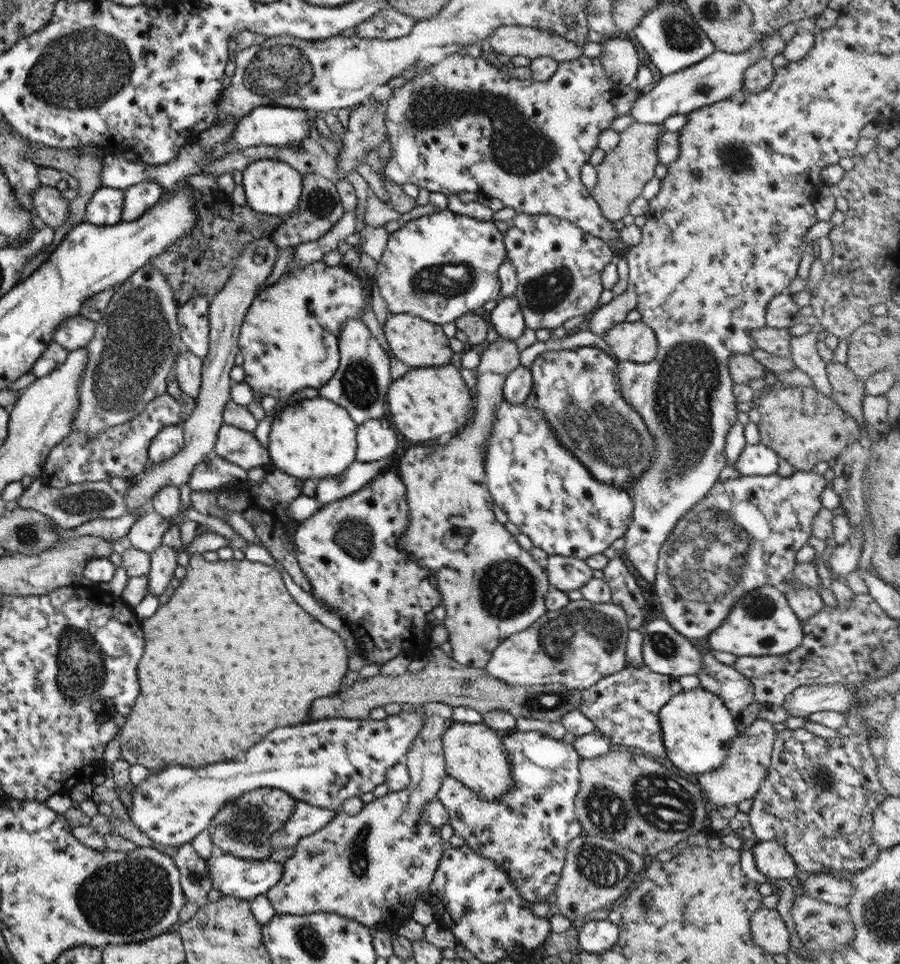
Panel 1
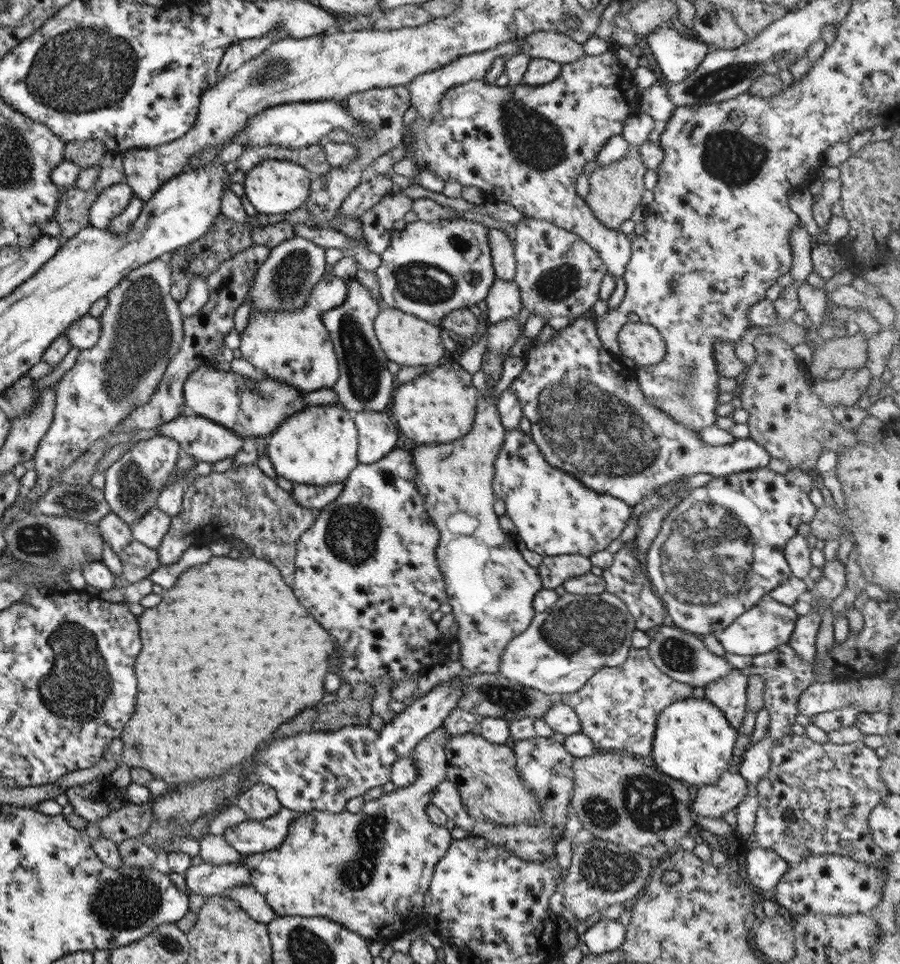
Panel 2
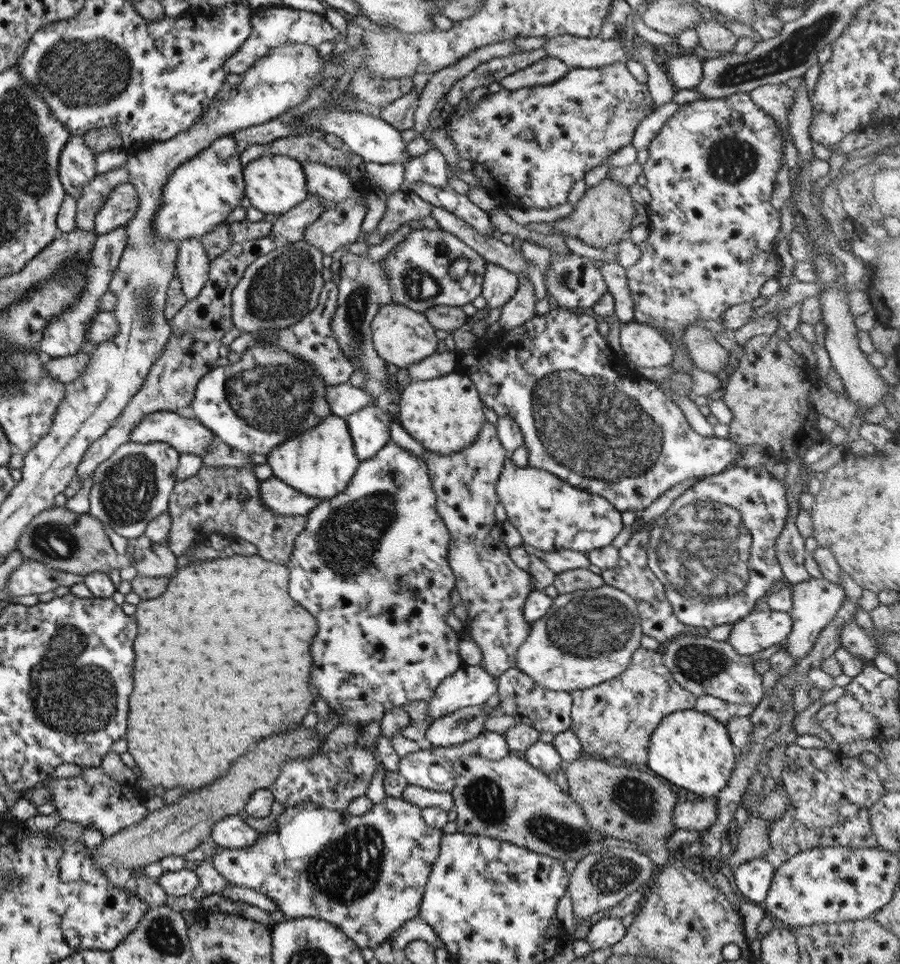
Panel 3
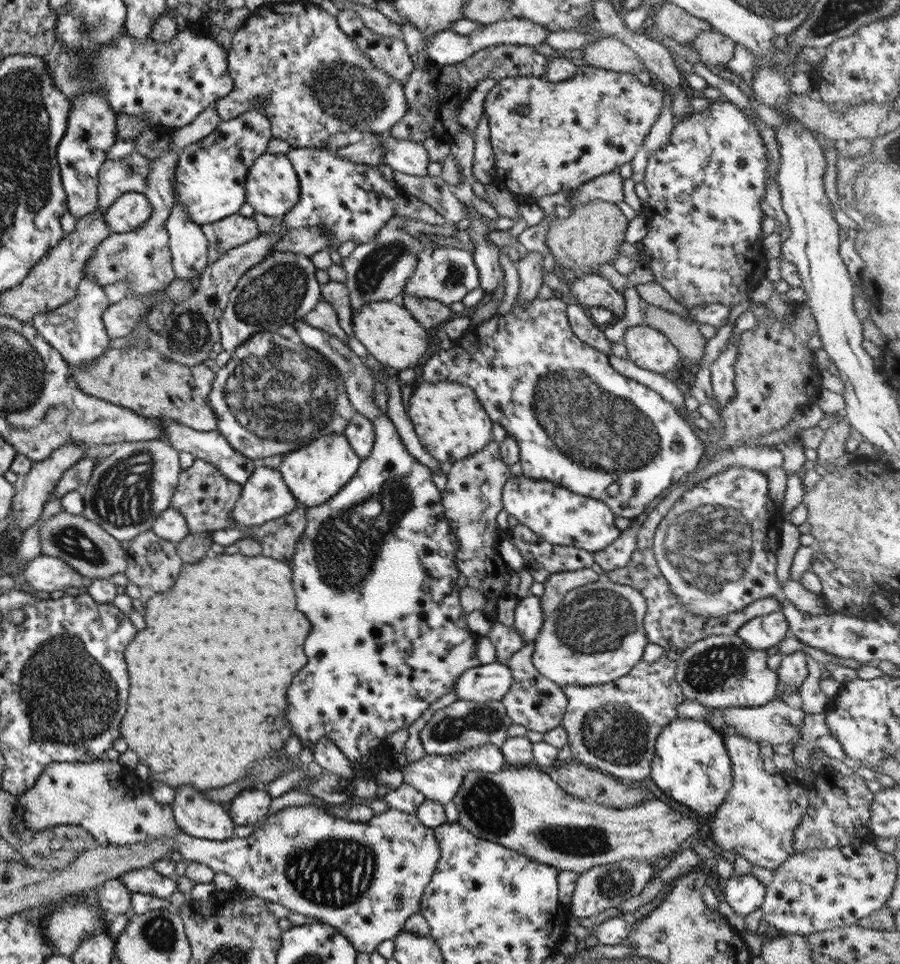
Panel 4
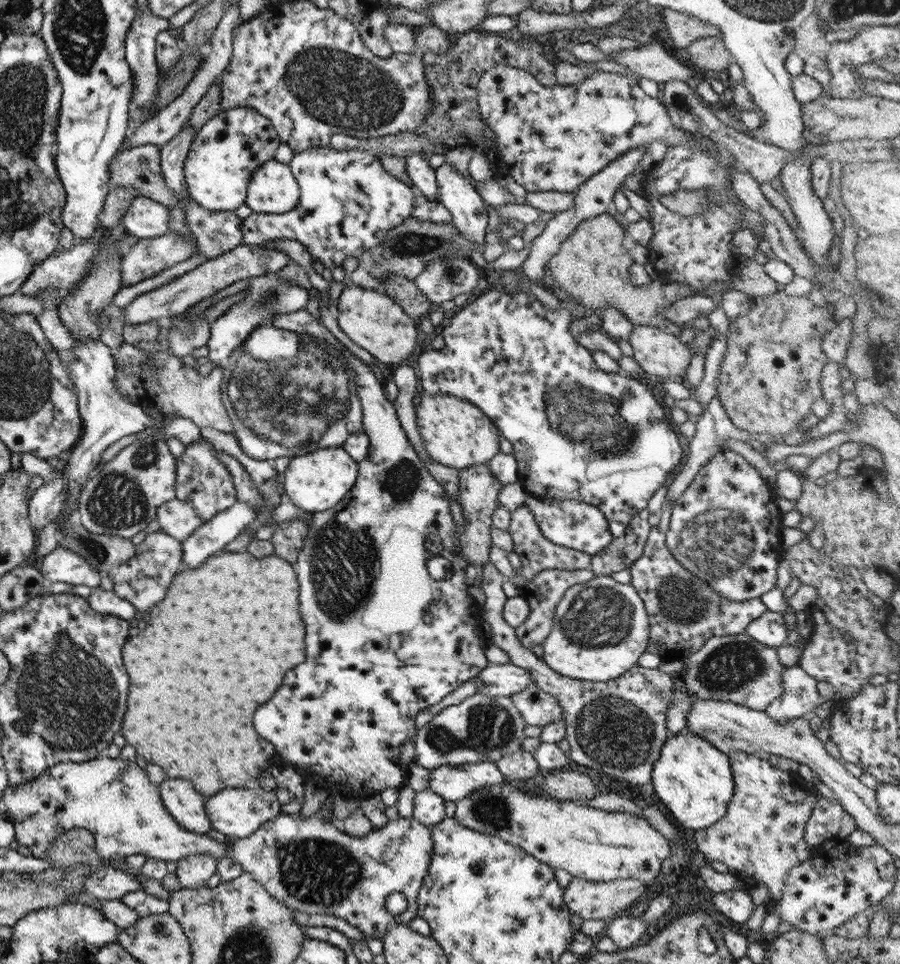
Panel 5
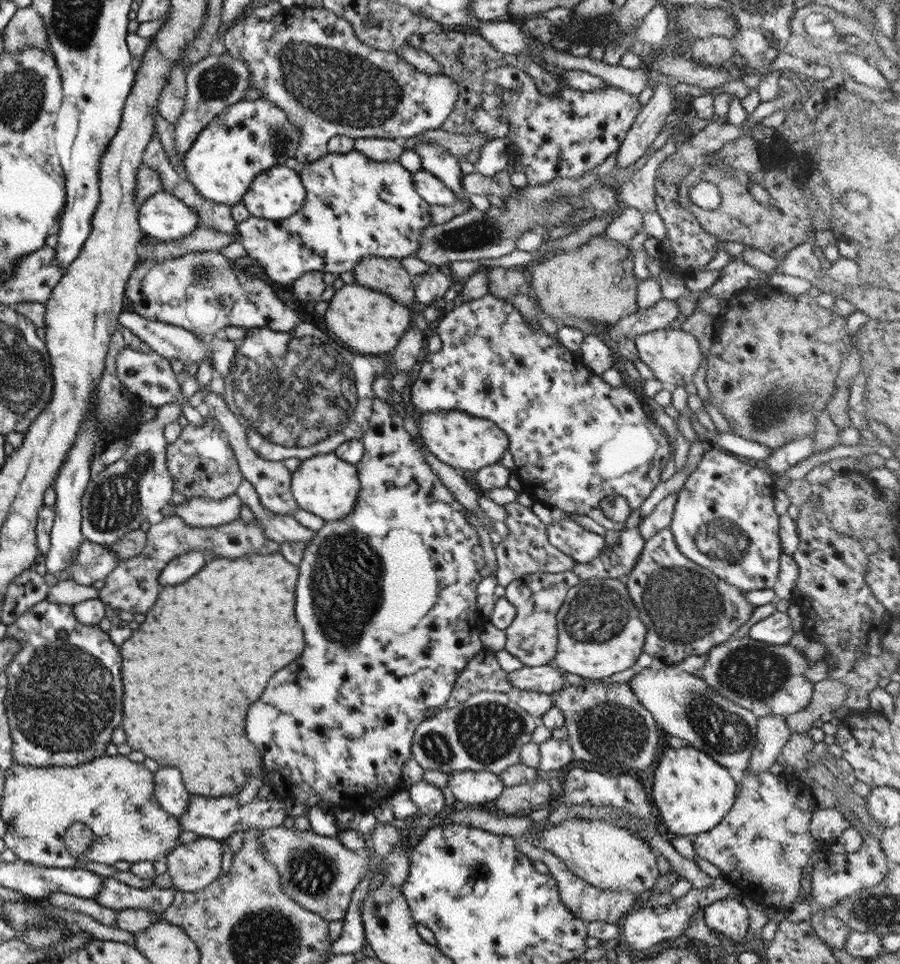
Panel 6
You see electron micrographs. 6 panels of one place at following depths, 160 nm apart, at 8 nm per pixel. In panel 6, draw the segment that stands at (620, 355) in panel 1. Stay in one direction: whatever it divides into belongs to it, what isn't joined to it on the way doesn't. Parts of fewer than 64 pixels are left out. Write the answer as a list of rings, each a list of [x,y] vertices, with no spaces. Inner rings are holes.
[[[655,329],[640,334],[634,338],[634,347],[638,352],[638,358],[651,370],[655,379],[661,383],[674,384],[676,387],[683,387],[692,382],[693,374],[697,372],[701,362],[702,353],[695,337],[682,329]]]

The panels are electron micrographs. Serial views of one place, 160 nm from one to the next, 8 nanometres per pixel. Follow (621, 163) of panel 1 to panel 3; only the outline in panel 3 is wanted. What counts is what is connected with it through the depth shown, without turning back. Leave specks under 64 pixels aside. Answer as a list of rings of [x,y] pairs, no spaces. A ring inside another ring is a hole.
[[[606,177],[601,183],[587,187],[583,197],[577,200],[573,212],[569,216],[553,220],[552,227],[554,230],[561,231],[560,234],[563,236],[578,238],[585,246],[601,249],[614,248],[619,240],[625,238],[631,220],[636,216],[633,207],[635,203],[628,190],[629,188]]]

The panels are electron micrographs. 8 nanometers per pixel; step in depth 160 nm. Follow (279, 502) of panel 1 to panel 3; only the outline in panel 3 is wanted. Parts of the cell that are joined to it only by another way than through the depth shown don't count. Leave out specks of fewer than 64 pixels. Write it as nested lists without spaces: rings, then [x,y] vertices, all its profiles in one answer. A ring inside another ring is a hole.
[[[215,466],[201,468],[189,478],[178,480],[172,488],[168,498],[166,512],[170,514],[171,522],[168,537],[165,540],[169,550],[177,557],[199,536],[195,534],[210,534],[211,532],[223,534],[233,534],[236,538],[247,540],[257,548],[257,554],[268,561],[286,566],[294,545],[295,537],[303,530],[306,518],[304,515],[285,515],[271,512],[260,502],[259,485],[260,481],[254,476],[252,466],[246,467],[226,467]]]

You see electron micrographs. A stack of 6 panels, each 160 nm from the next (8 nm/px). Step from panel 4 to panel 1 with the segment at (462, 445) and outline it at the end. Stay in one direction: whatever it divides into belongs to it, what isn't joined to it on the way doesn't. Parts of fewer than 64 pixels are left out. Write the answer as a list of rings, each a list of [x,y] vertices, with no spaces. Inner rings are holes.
[[[455,362],[440,367],[410,368],[407,374],[392,381],[385,395],[387,417],[393,429],[419,445],[442,440],[462,427],[469,410],[469,391]]]

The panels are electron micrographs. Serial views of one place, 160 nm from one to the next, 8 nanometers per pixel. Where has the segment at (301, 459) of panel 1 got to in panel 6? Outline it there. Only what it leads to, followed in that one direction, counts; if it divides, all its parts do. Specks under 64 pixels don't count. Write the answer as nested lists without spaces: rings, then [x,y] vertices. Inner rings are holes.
[[[332,452],[305,457],[290,476],[290,491],[298,508],[325,520],[341,521],[351,512],[360,489],[354,464],[345,462]]]

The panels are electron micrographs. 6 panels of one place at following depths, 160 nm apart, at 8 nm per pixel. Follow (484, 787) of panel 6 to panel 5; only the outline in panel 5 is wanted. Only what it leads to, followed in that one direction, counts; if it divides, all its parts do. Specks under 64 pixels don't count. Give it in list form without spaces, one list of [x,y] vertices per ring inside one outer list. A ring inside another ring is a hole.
[[[491,762],[443,765],[431,768],[428,788],[444,801],[455,802],[482,786],[502,782],[504,776]]]

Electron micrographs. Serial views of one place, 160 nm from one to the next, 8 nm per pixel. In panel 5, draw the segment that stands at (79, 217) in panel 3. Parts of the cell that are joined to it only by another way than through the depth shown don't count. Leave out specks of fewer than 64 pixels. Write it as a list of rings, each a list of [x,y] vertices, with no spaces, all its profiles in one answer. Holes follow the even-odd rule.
[[[147,144],[117,152],[109,161],[109,187],[133,187],[143,196],[165,207],[175,207],[177,198],[170,193],[160,172],[160,146]]]

